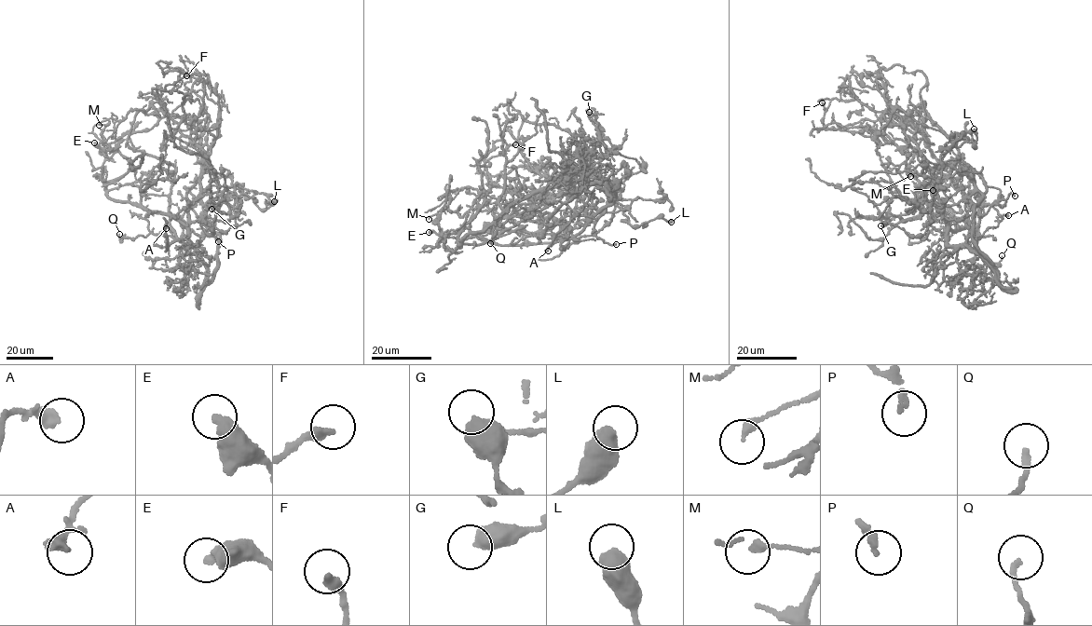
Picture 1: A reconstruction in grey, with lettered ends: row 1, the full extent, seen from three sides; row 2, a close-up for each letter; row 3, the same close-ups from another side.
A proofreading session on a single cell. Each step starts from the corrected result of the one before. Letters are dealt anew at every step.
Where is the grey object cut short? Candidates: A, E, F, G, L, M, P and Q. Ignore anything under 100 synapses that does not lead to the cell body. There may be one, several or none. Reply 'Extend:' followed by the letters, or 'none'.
Extend: none

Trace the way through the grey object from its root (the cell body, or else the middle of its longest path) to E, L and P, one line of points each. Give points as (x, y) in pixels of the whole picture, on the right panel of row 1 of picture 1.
E: (974, 247), (982, 197), (967, 174), (962, 154), (946, 167), (934, 156), (960, 187), (945, 184), (933, 190)
L: (974, 247), (964, 205), (975, 189), (974, 178), (942, 159), (964, 142), (974, 140), (975, 147), (974, 129)
P: (974, 247), (978, 210), (979, 217), (980, 214), (984, 215), (998, 201), (1005, 200), (1009, 193), (1015, 196)

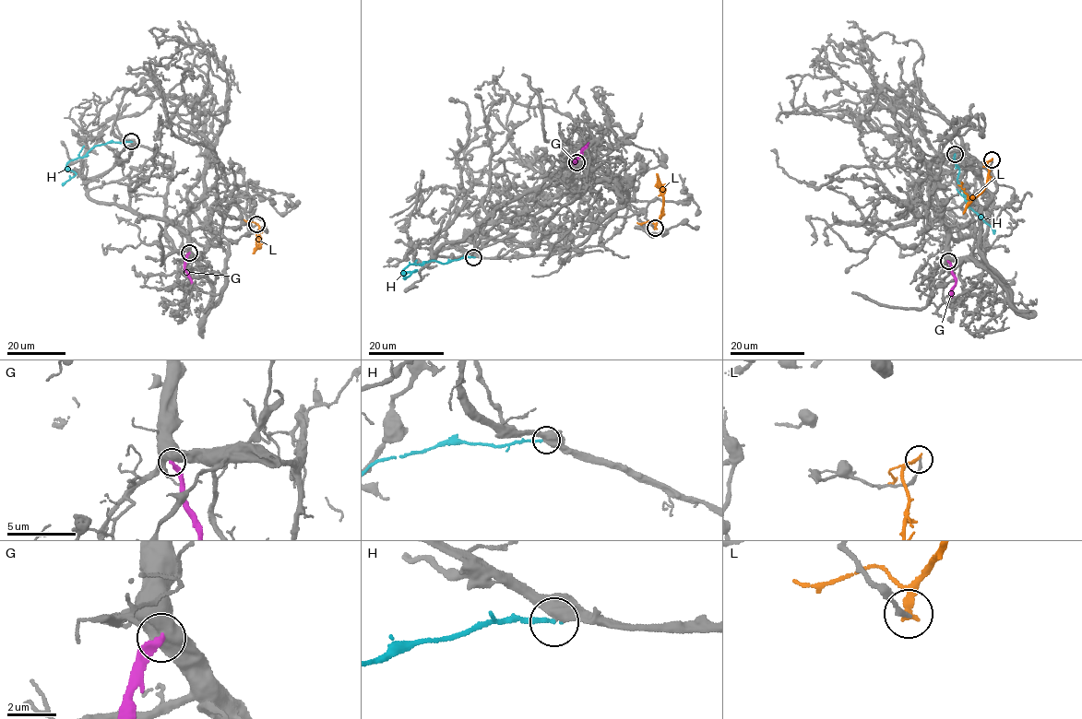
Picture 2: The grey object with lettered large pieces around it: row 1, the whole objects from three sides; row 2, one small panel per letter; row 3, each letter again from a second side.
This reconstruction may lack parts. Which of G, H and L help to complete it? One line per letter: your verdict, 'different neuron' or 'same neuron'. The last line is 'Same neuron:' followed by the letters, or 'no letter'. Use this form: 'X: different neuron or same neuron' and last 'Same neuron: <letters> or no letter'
G: different neuron
H: different neuron
L: different neuron
Same neuron: no letter

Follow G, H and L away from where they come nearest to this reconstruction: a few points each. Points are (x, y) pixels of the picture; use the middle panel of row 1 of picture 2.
G: (576, 163), (574, 163), (576, 159), (588, 143)
H: (473, 256), (443, 263), (432, 261), (410, 265), (402, 272), (416, 270), (404, 276)
L: (655, 229), (663, 209), (664, 188), (659, 184), (655, 186), (661, 186)

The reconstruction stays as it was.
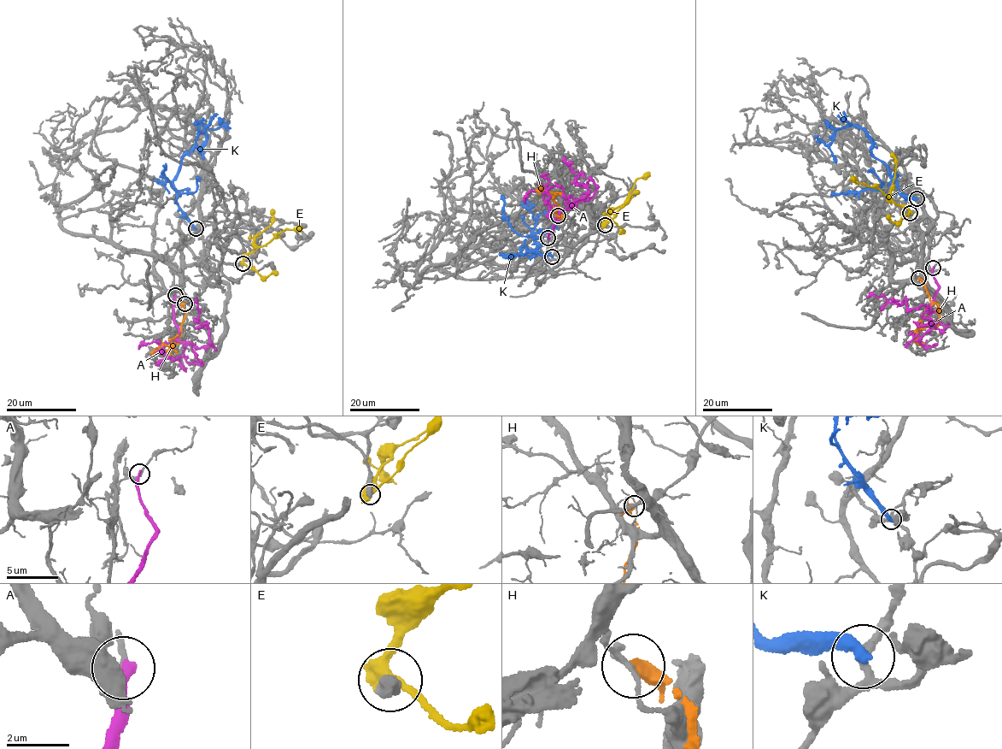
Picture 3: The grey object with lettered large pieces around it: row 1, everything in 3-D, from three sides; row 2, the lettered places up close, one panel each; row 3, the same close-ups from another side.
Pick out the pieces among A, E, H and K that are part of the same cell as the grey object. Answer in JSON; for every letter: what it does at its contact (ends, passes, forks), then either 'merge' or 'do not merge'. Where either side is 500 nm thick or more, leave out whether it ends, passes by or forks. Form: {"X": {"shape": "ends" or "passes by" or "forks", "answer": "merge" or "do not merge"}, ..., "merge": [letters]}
{"A": {"shape": "ends", "answer": "do not merge"}, "E": {"answer": "do not merge"}, "H": {"shape": "passes by", "answer": "do not merge"}, "K": {"shape": "ends", "answer": "do not merge"}, "merge": []}

